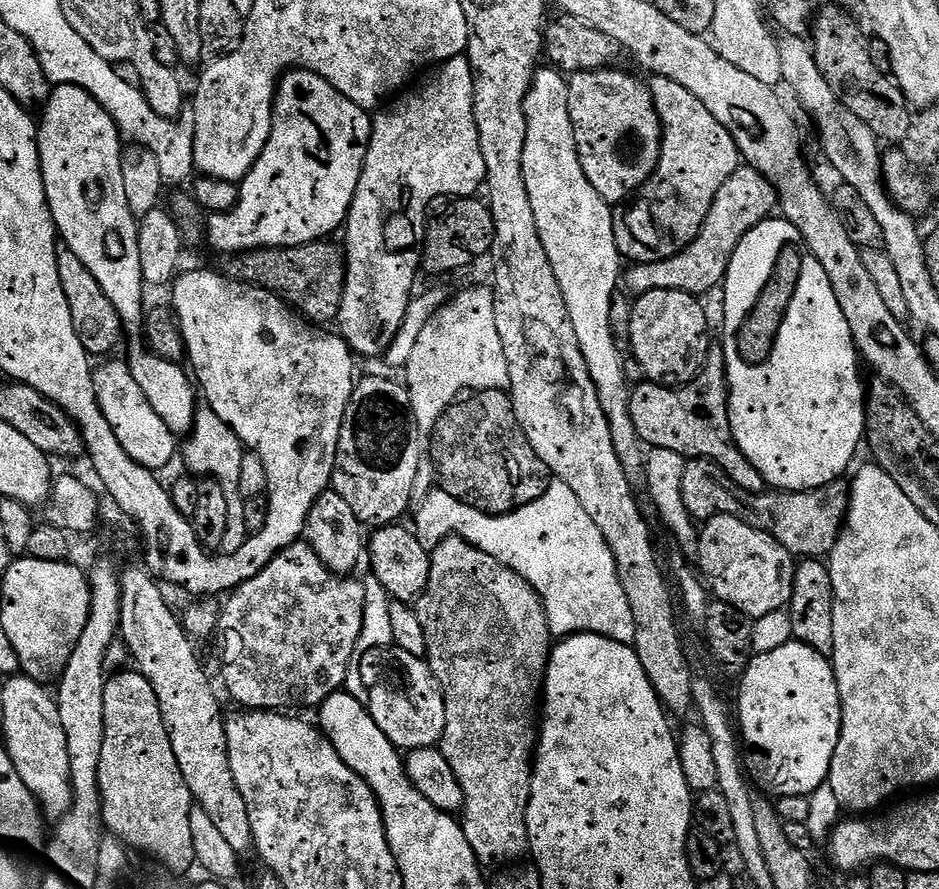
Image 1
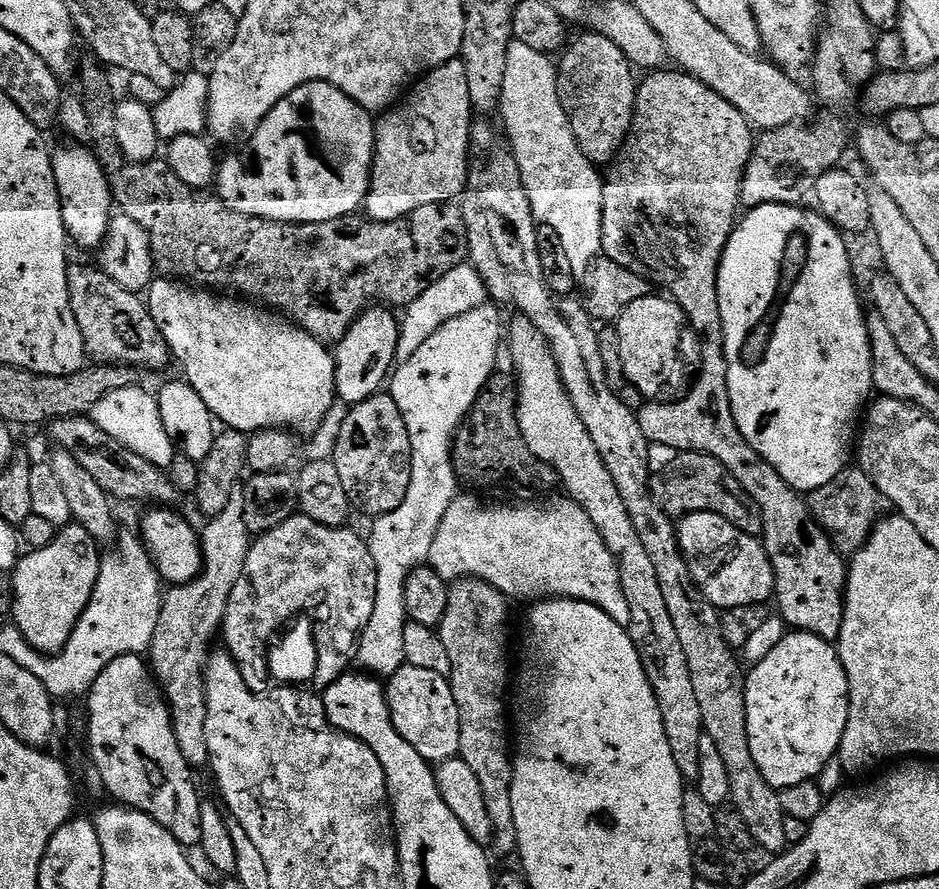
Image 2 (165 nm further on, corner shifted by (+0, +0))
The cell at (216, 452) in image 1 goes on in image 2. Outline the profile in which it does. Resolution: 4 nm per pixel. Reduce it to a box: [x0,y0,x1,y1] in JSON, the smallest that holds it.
[150,518,250,770]

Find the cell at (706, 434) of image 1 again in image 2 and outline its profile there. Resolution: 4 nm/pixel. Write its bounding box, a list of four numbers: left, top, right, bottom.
[602,70,848,642]

